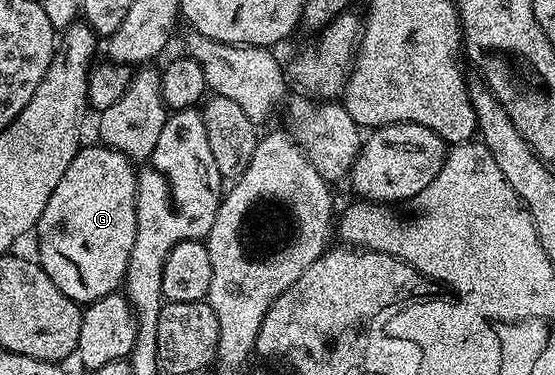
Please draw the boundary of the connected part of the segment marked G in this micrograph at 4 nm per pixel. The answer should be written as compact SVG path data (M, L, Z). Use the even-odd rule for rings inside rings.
M96 146L78 150L35 228L35 235L41 238L36 255L41 268L64 295L82 305L112 295L124 284L137 228L138 172L134 160L110 147Z

